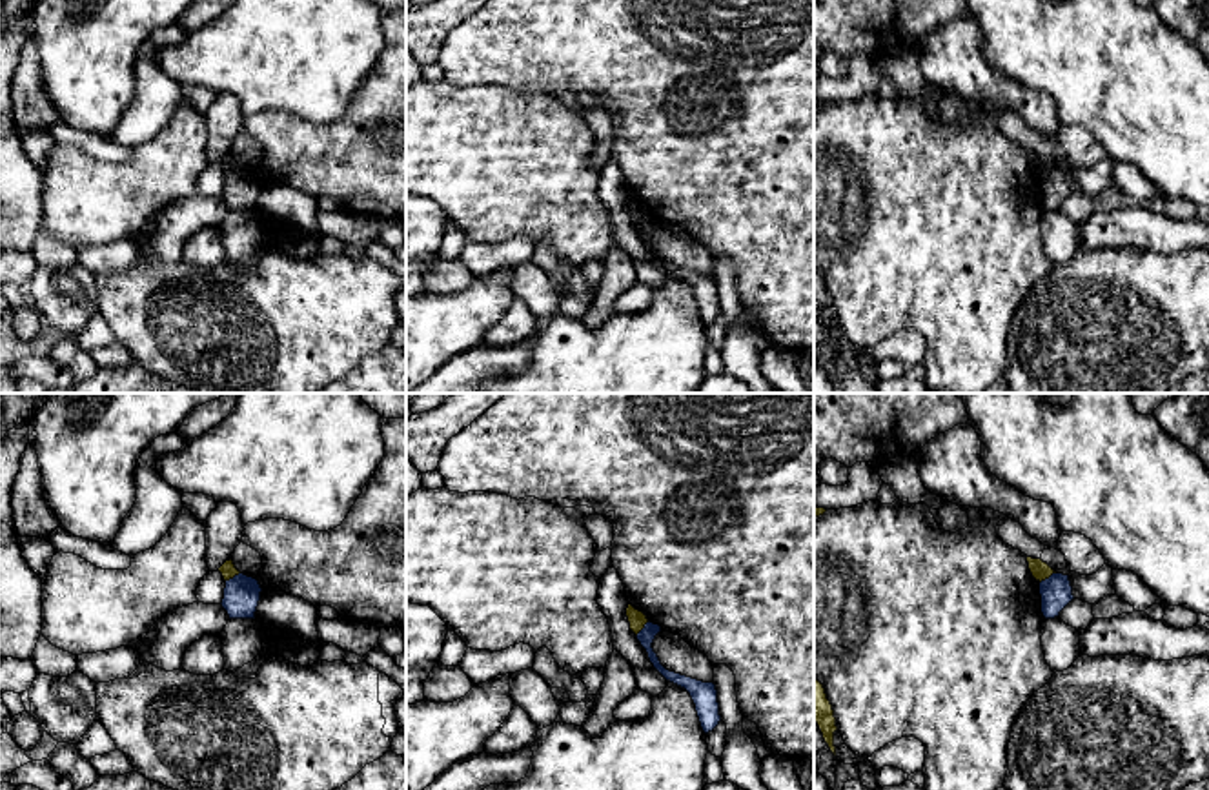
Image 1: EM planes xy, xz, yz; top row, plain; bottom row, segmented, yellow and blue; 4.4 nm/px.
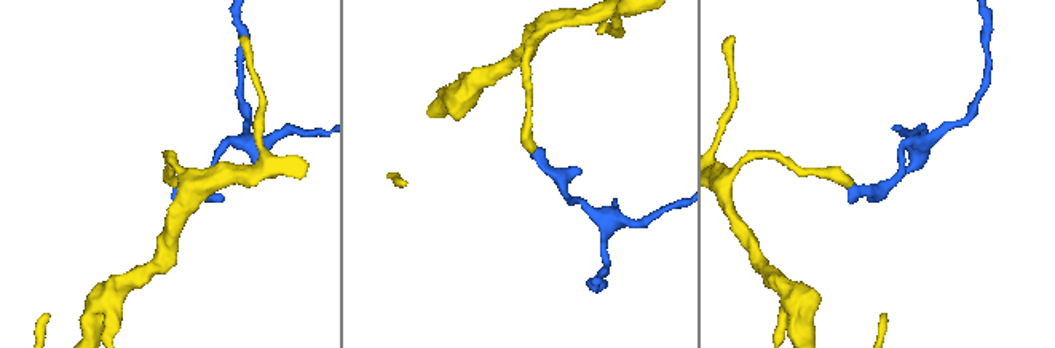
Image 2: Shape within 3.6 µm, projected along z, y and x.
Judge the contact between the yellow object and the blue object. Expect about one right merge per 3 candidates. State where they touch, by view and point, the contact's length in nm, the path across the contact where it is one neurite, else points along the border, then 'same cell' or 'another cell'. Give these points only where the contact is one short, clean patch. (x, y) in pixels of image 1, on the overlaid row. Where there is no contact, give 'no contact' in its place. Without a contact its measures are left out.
yz (1047, 577) | 90 nm | along yz (1055, 572), (1040, 583) | another cell

